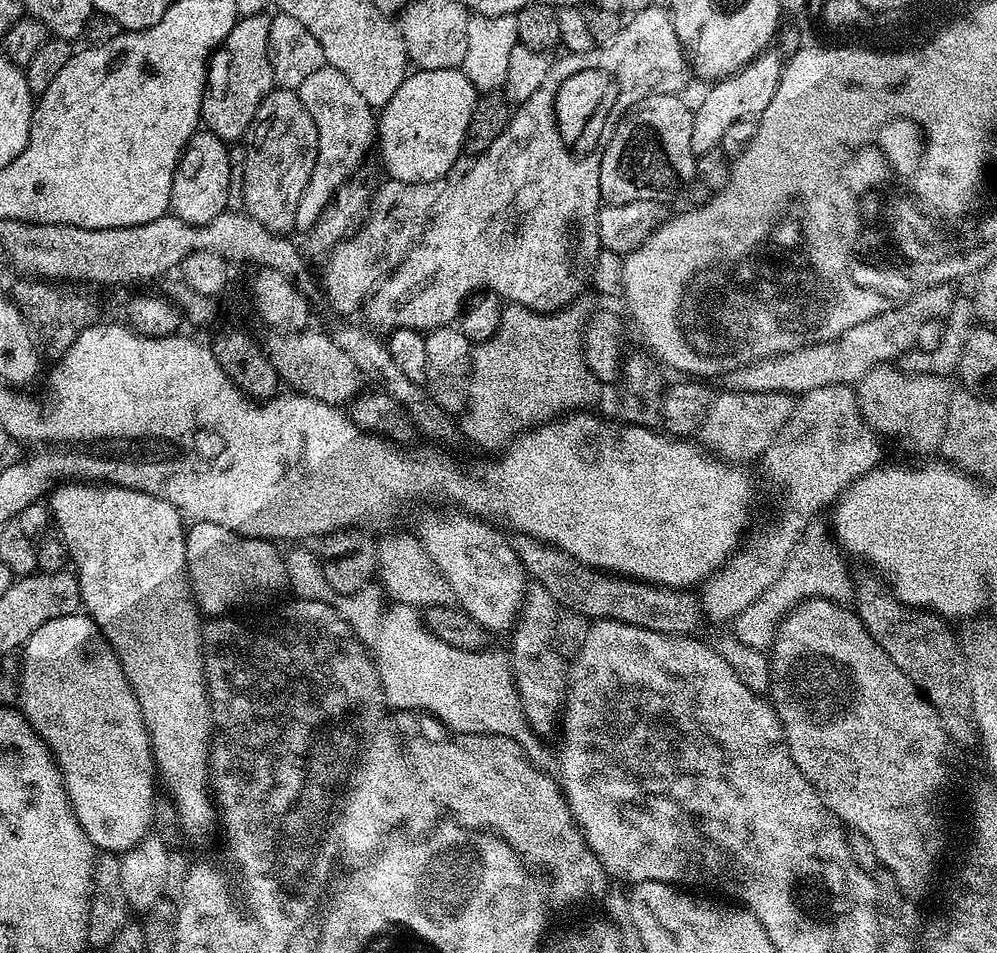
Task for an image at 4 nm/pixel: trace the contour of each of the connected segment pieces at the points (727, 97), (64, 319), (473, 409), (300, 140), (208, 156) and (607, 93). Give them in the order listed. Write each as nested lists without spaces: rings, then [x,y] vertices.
[[[765,50],[755,56],[744,68],[739,68],[732,76],[715,81],[712,88],[704,96],[700,105],[695,105],[692,114],[692,129],[690,130],[690,146],[696,151],[697,156],[706,154],[706,150],[720,147],[722,134],[726,134],[733,122],[742,118],[755,120],[770,106],[774,99],[774,90],[778,90],[780,75],[785,66],[785,61],[773,50]]]
[[[16,278],[10,287],[12,301],[18,306],[22,318],[28,323],[32,335],[38,341],[45,357],[59,358],[70,346],[74,338],[82,334],[92,324],[101,319],[100,308],[88,296],[79,296],[76,292],[63,292],[63,287],[39,278]]]
[[[582,294],[567,308],[551,314],[532,312],[521,304],[508,304],[494,338],[472,349],[468,402],[458,420],[463,439],[473,440],[480,448],[499,449],[511,444],[523,432],[537,428],[539,424],[592,406],[588,404],[595,402],[596,395],[602,389],[602,384],[584,361],[584,326],[593,312],[594,306],[588,294]]]
[[[276,88],[258,106],[258,114],[251,128],[248,129],[242,146],[246,150],[246,166],[244,167],[244,211],[252,216],[266,230],[288,234],[295,229],[295,214],[302,194],[314,174],[314,162],[318,158],[318,126],[314,126],[314,118],[310,118],[310,110],[302,106],[299,91],[290,88]]]
[[[197,130],[188,139],[188,146],[180,155],[172,175],[168,203],[171,215],[187,224],[202,226],[226,211],[226,190],[230,190],[228,150],[229,145],[225,141],[207,130]]]
[[[586,72],[574,76],[564,84],[558,100],[558,114],[560,114],[562,132],[566,136],[562,148],[572,160],[580,162],[588,158],[602,158],[616,124],[627,114],[627,110],[620,110],[618,114],[614,114],[620,98],[622,98],[620,78],[618,76],[612,78],[612,74],[604,74],[602,78],[596,72]]]

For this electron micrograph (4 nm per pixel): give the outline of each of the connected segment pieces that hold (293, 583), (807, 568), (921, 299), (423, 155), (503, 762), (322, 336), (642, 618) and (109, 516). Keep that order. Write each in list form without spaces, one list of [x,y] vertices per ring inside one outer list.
[[[292,546],[289,548],[292,549],[286,552],[284,565],[286,566],[288,588],[292,592],[291,595],[302,600],[325,600],[327,604],[334,605],[340,617],[348,623],[350,630],[354,630],[354,634],[365,646],[375,645],[379,627],[382,626],[382,618],[386,611],[386,603],[384,604],[386,595],[381,585],[373,582],[349,596],[337,596],[336,591],[330,586],[330,582],[326,582],[326,574],[322,574],[322,566],[317,553],[315,551],[307,552],[304,549],[307,547],[304,546]]]
[[[817,518],[809,524],[808,529],[796,544],[792,556],[786,562],[782,574],[762,594],[762,598],[750,602],[742,614],[738,614],[734,621],[734,634],[746,648],[767,649],[772,639],[776,636],[778,626],[785,616],[804,600],[831,600],[833,602],[844,602],[849,599],[854,588],[853,577],[848,577],[848,568],[844,565],[841,551],[835,546],[830,528],[823,519]]]
[[[947,283],[936,284],[918,291],[915,296],[877,317],[858,322],[846,334],[830,342],[815,344],[809,348],[799,348],[793,352],[781,352],[778,356],[768,356],[754,364],[747,364],[728,373],[727,387],[733,392],[786,392],[803,394],[818,390],[818,386],[846,384],[855,386],[872,368],[895,361],[905,352],[917,347],[916,340],[932,342],[938,336],[935,320],[947,317],[952,310],[954,292]]]
[[[417,69],[404,77],[402,86],[377,117],[377,145],[385,175],[400,182],[431,184],[442,180],[463,155],[466,130],[480,94],[463,69]]]
[[[389,711],[369,736],[368,744],[360,756],[360,764],[352,775],[344,808],[340,811],[339,847],[356,856],[364,856],[372,851],[375,853],[385,843],[383,840],[387,838],[388,832],[403,824],[416,832],[412,834],[424,834],[448,817],[467,828],[479,828],[500,836],[525,864],[535,866],[541,873],[548,872],[552,879],[550,896],[555,903],[557,900],[560,904],[580,904],[591,896],[603,897],[609,891],[610,878],[598,858],[588,849],[584,833],[572,817],[563,788],[548,775],[545,769],[532,764],[522,746],[510,738],[454,732],[426,712]]]
[[[272,330],[267,334],[268,337],[263,337],[262,343],[264,346],[264,353],[270,358],[270,362],[274,366],[274,370],[279,374],[281,381],[289,389],[295,390],[303,394],[303,396],[309,396],[310,398],[318,398],[318,402],[326,402],[327,404],[334,404],[337,406],[347,405],[349,402],[356,399],[357,396],[360,395],[362,389],[365,387],[366,381],[364,379],[363,374],[358,370],[358,366],[354,364],[353,359],[349,357],[346,353],[342,351],[342,346],[338,346],[338,342],[334,342],[332,340],[331,335],[326,331],[324,332],[312,332],[313,330],[305,330],[303,332],[286,332],[283,330]]]
[[[517,535],[514,547],[525,573],[535,583],[546,586],[554,594],[557,605],[569,612],[587,616],[589,620],[617,620],[667,636],[687,636],[695,633],[702,621],[702,609],[697,593],[678,588],[662,588],[658,584],[645,584],[643,580],[621,578],[615,574],[588,568],[572,556],[559,552],[551,544],[544,544],[532,536]]]
[[[61,482],[52,489],[46,503],[50,509],[50,520],[55,531],[63,540],[71,567],[76,567],[76,580],[80,583],[80,600],[84,603],[83,611],[92,617],[92,621],[102,630],[102,634],[110,642],[130,686],[134,690],[134,698],[138,698],[138,706],[142,710],[142,722],[148,731],[152,758],[156,765],[159,779],[168,787],[167,795],[172,805],[178,810],[180,827],[183,835],[204,836],[212,827],[218,824],[218,809],[210,795],[210,761],[212,759],[212,711],[208,701],[208,687],[204,677],[204,646],[200,643],[202,631],[202,613],[196,606],[196,599],[192,593],[192,583],[188,577],[186,566],[186,531],[185,517],[181,516],[170,502],[162,502],[162,498],[154,498],[145,492],[119,488],[117,484],[102,484],[99,482]]]

